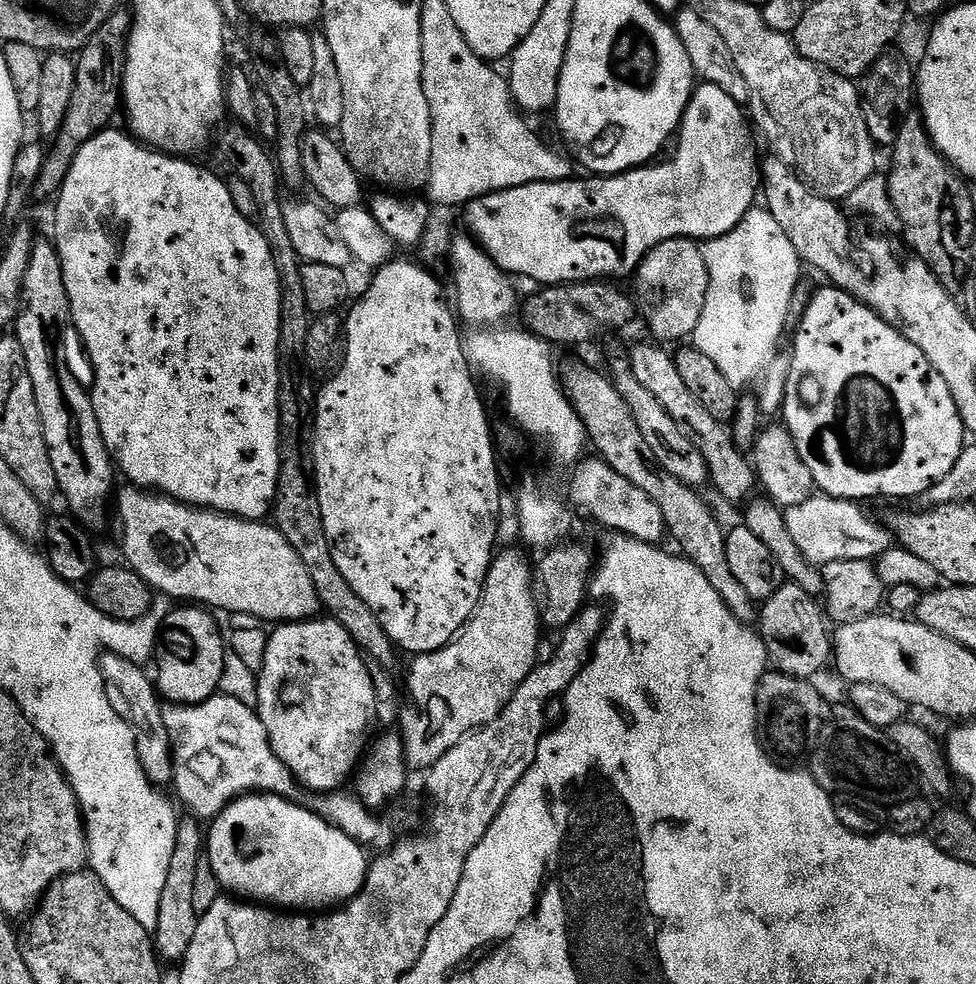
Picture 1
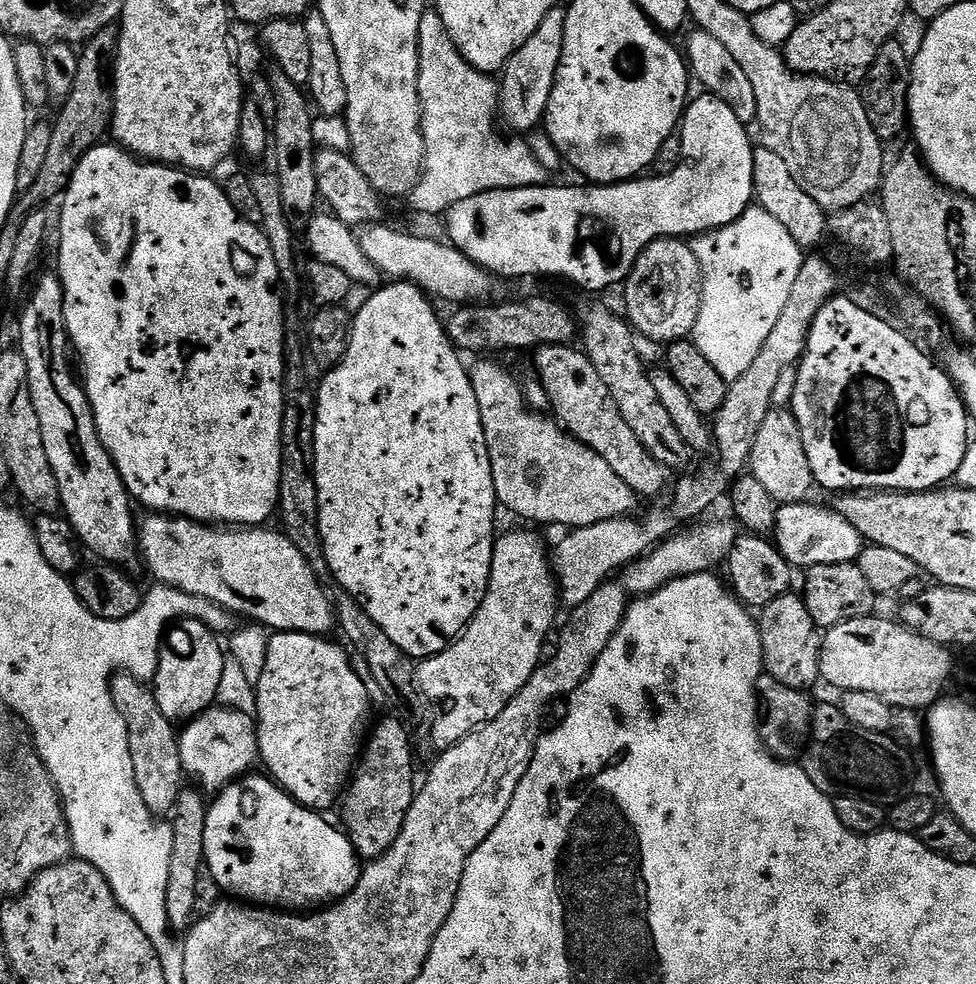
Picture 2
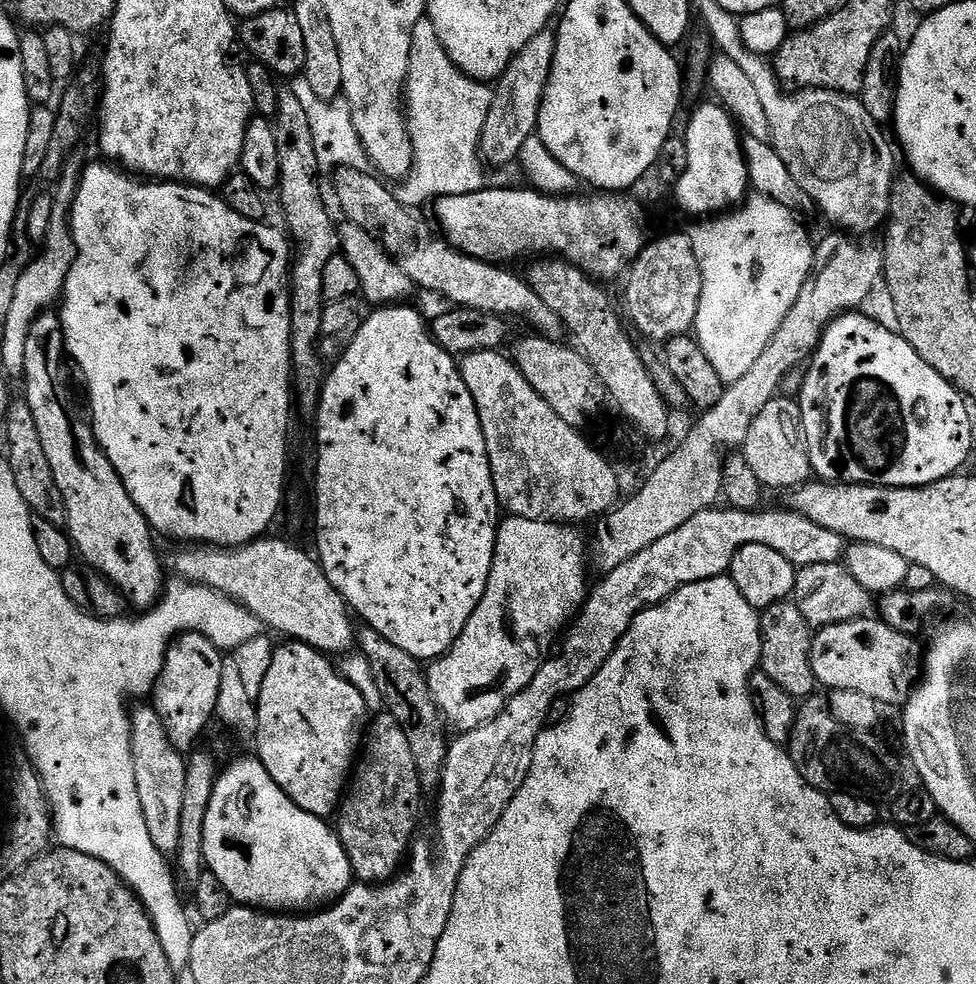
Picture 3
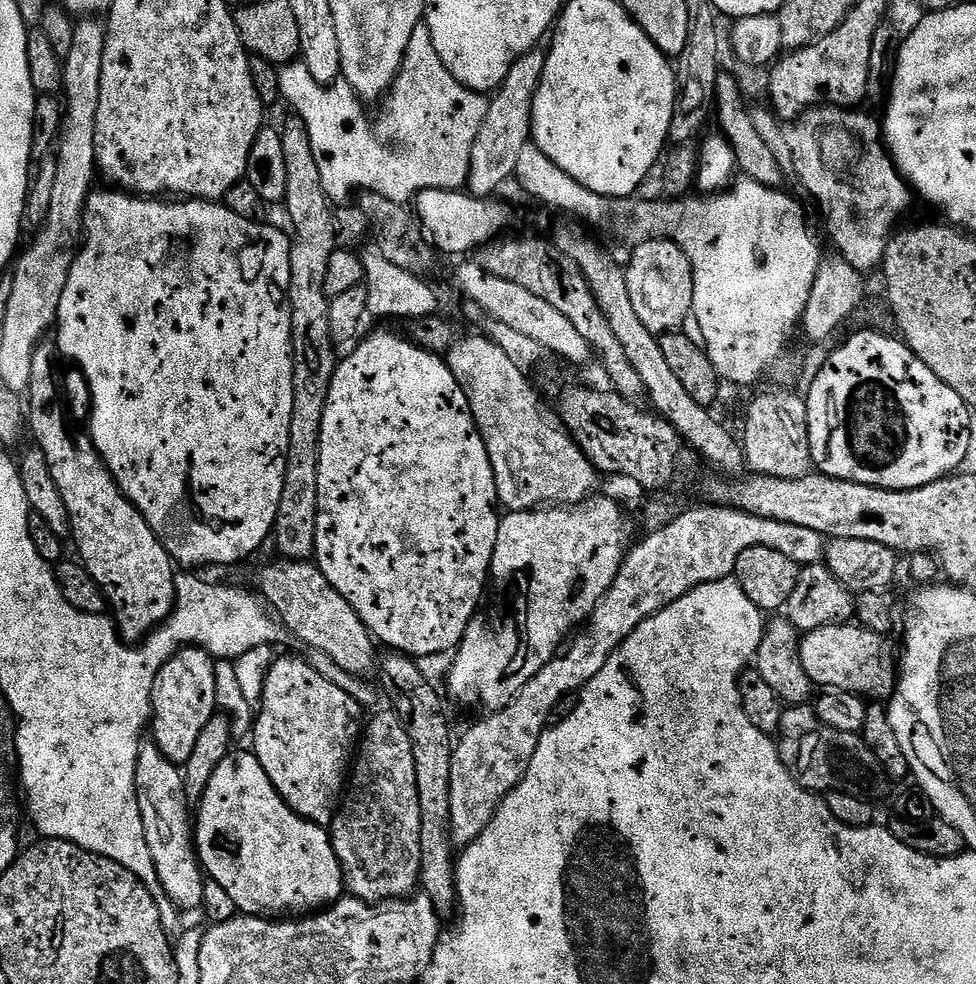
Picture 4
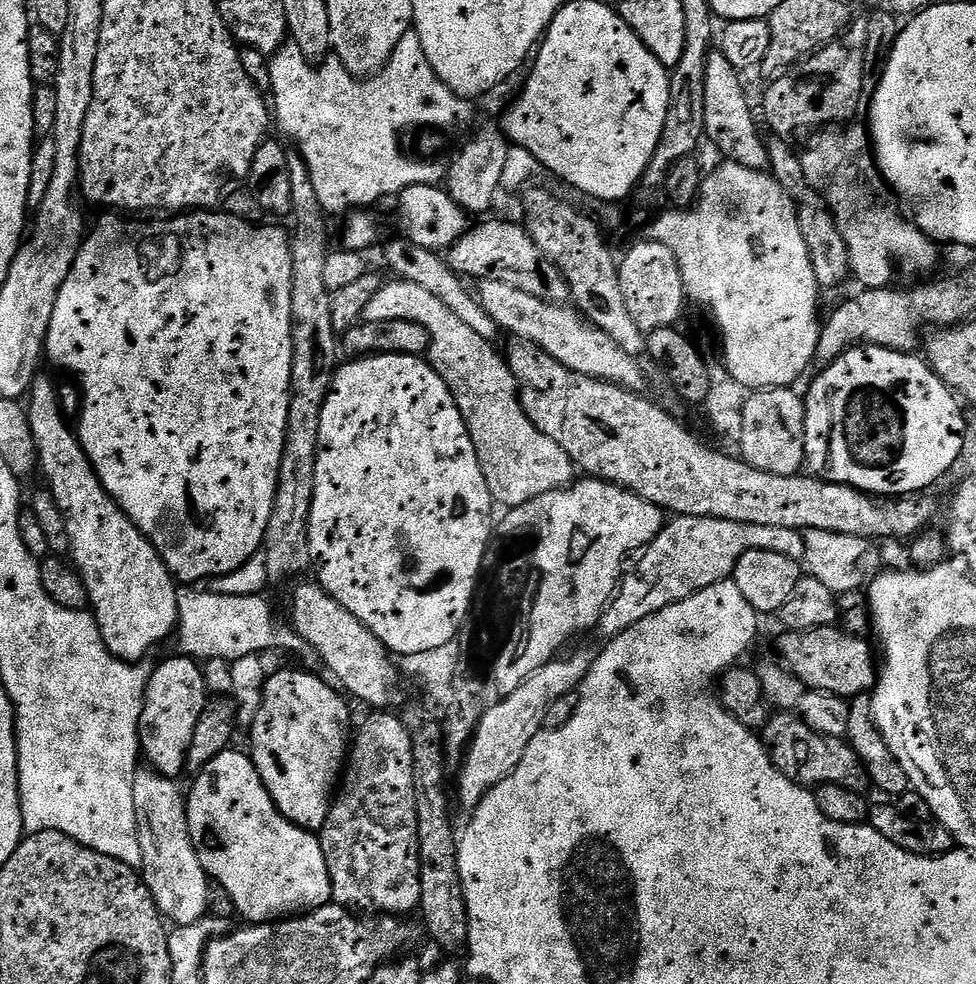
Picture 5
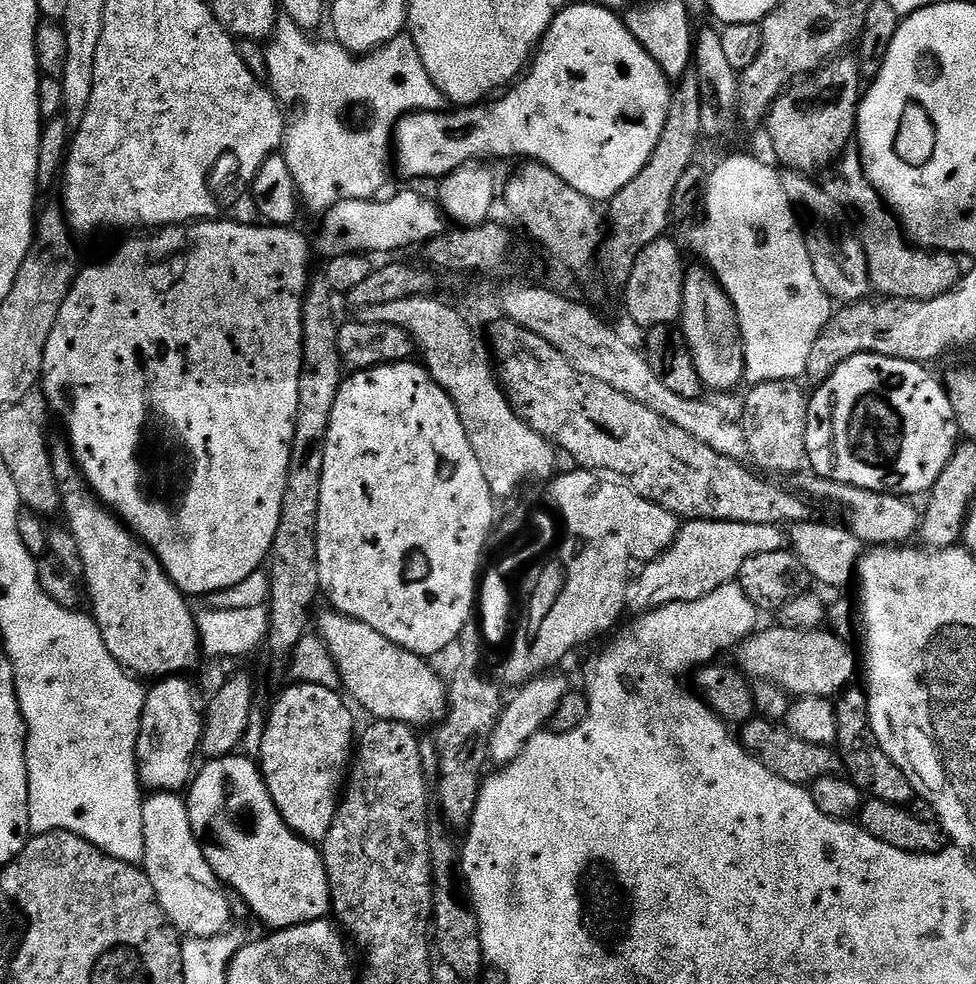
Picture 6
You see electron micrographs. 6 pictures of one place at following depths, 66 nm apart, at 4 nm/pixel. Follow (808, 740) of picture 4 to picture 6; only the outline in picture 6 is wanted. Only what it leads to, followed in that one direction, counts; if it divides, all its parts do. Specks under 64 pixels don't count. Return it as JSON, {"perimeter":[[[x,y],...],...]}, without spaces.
{"perimeter":[[[753,718],[739,729],[738,739],[748,753],[756,757],[766,770],[801,786],[810,786],[819,776],[834,776],[841,771],[840,753],[827,744],[804,742],[783,723],[763,718]]]}

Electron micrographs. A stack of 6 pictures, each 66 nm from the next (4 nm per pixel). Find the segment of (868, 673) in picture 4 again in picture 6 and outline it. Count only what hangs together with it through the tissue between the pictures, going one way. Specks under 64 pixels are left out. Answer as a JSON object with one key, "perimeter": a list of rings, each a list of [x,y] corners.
{"perimeter":[[[773,626],[743,640],[735,649],[735,663],[745,676],[756,682],[776,684],[789,697],[823,696],[835,697],[843,693],[858,676],[858,656],[852,653],[853,645],[840,640],[832,632],[814,630],[786,630]]]}

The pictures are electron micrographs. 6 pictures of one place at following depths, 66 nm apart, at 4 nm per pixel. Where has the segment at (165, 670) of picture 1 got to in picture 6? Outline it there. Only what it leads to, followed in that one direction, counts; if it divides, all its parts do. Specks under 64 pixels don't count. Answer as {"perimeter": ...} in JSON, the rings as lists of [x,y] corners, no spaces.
{"perimeter":[[[187,675],[165,676],[147,689],[140,729],[136,735],[136,775],[149,793],[183,793],[194,776],[192,759],[197,759],[200,735],[204,733],[204,717],[196,709],[192,684]]]}

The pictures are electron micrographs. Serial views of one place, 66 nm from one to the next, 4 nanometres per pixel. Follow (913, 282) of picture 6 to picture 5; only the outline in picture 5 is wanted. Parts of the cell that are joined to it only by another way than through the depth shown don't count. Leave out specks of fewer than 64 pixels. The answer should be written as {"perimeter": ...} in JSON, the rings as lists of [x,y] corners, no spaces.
{"perimeter":[[[849,122],[843,126],[829,126],[817,131],[808,142],[808,149],[799,153],[804,177],[816,192],[823,195],[828,211],[836,219],[836,228],[846,242],[851,275],[854,280],[856,276],[861,289],[889,287],[893,283],[892,275],[896,272],[896,264],[906,275],[920,276],[939,262],[941,245],[921,232],[913,221],[911,224],[894,205],[888,204],[894,200],[894,196],[876,166],[870,132],[865,125],[863,128],[860,122]]]}

